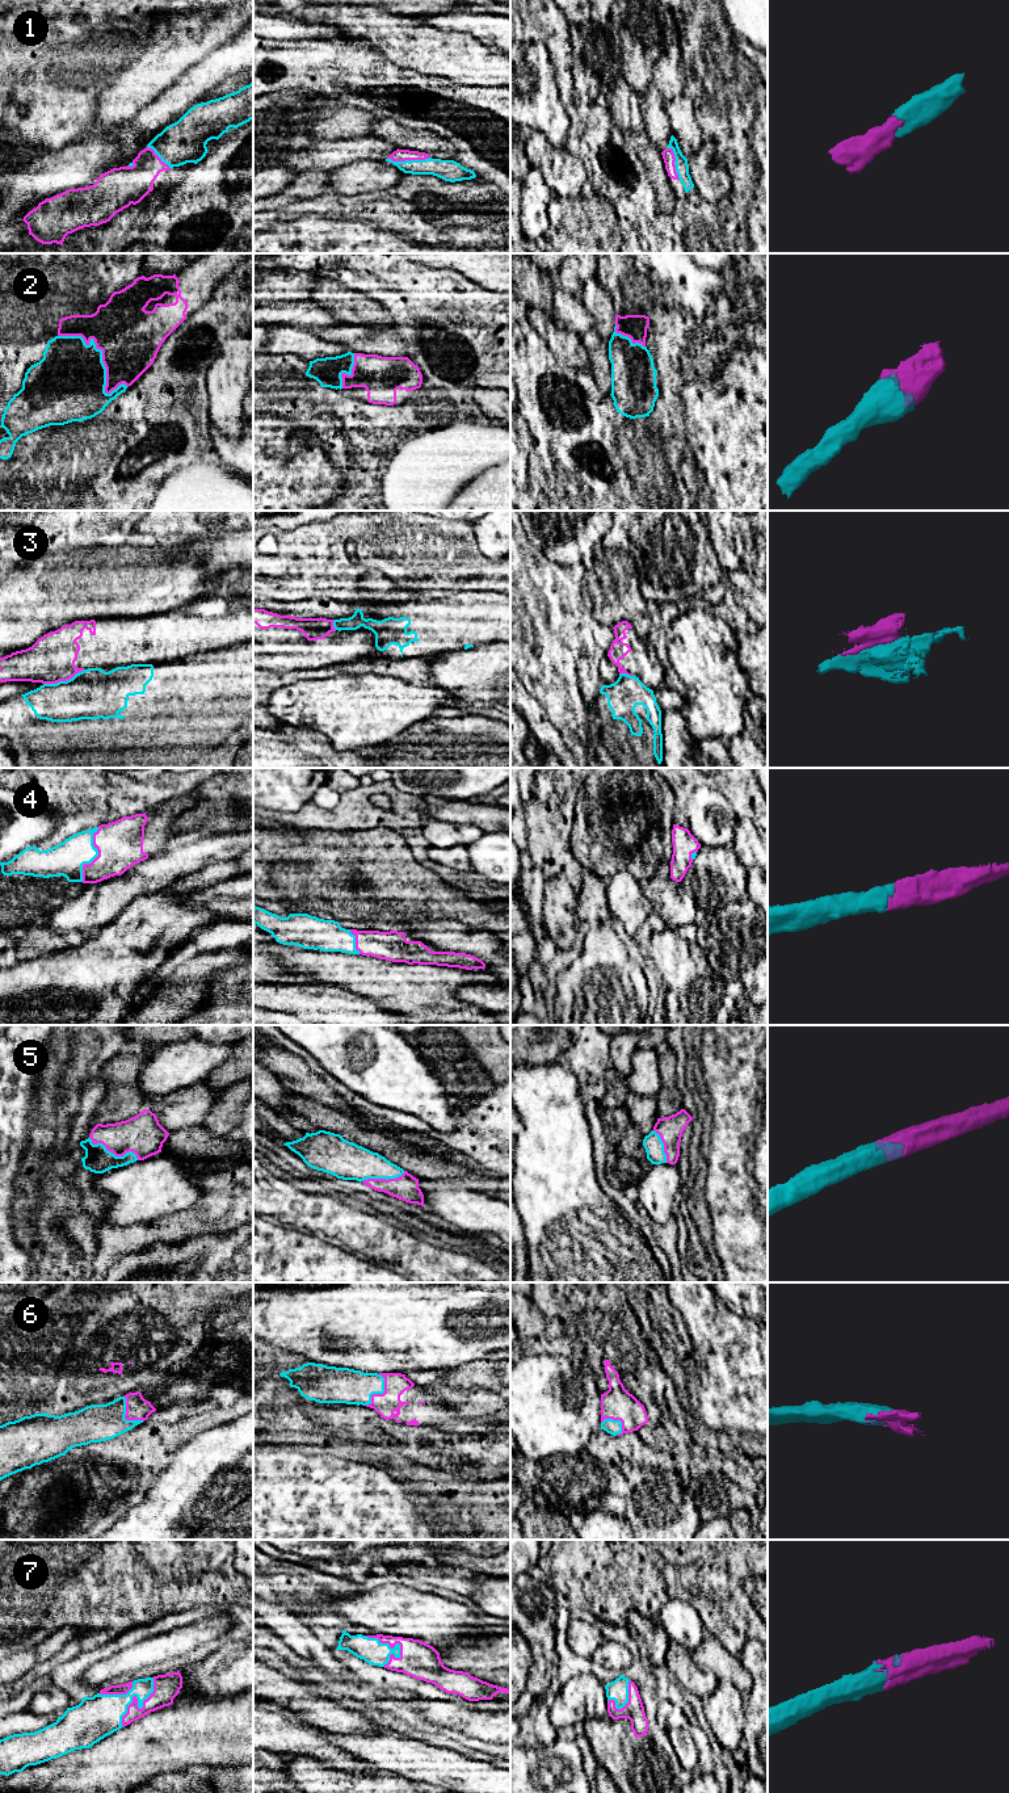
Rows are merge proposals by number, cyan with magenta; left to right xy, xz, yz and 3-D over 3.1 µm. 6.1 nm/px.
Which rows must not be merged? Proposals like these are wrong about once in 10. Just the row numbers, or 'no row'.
3

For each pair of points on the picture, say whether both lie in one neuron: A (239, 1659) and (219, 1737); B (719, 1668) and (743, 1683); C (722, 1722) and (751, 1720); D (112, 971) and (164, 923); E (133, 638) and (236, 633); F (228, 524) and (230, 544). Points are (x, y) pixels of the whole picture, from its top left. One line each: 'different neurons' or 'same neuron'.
A: different neurons
B: same neuron
C: different neurons
D: same neuron
E: same neuron
F: different neurons

